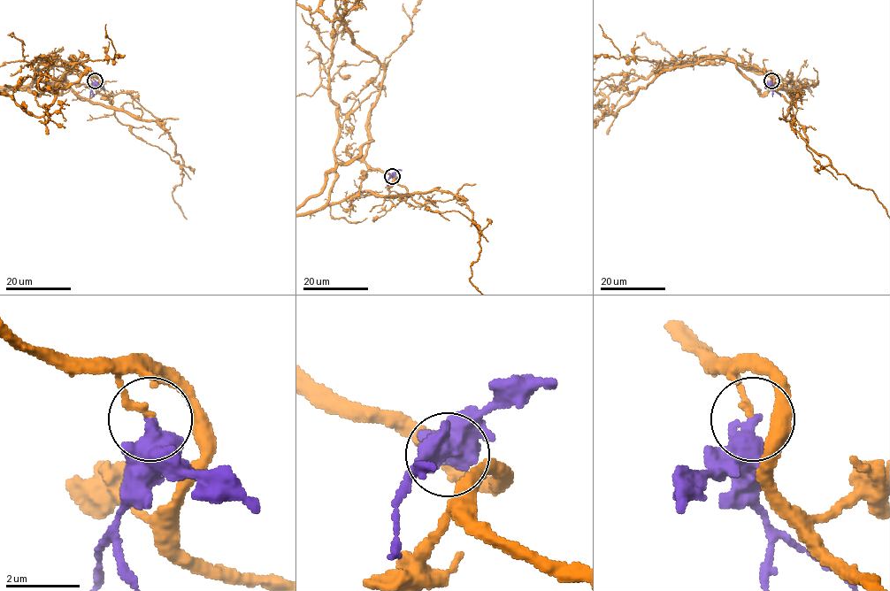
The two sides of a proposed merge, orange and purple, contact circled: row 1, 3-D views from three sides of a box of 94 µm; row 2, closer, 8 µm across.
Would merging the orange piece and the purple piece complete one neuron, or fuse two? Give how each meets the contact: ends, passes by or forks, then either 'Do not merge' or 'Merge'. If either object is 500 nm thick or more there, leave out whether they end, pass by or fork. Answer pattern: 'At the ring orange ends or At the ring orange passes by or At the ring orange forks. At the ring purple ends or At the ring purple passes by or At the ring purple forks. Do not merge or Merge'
Do not merge

